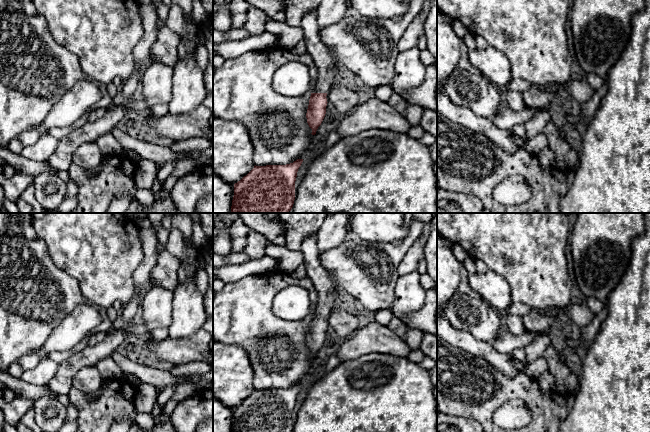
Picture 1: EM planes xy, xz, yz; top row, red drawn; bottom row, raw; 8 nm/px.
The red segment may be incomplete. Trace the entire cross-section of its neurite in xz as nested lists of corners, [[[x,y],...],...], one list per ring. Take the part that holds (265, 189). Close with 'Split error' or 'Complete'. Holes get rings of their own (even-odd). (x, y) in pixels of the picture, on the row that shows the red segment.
[[[303,159],[286,165],[254,166],[234,184],[230,213],[288,213],[295,200],[295,181]]]. Complete

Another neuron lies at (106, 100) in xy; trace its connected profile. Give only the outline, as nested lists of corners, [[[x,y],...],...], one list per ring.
[[[93,81],[98,88],[100,89],[101,92],[101,98],[100,100],[96,103],[95,107],[98,108],[109,108],[115,101],[114,98],[112,98],[108,93],[107,93],[107,87],[103,83],[98,83],[96,81]]]

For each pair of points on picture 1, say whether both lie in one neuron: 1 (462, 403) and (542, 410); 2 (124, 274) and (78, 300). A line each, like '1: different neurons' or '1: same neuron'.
1: same neuron
2: different neurons

